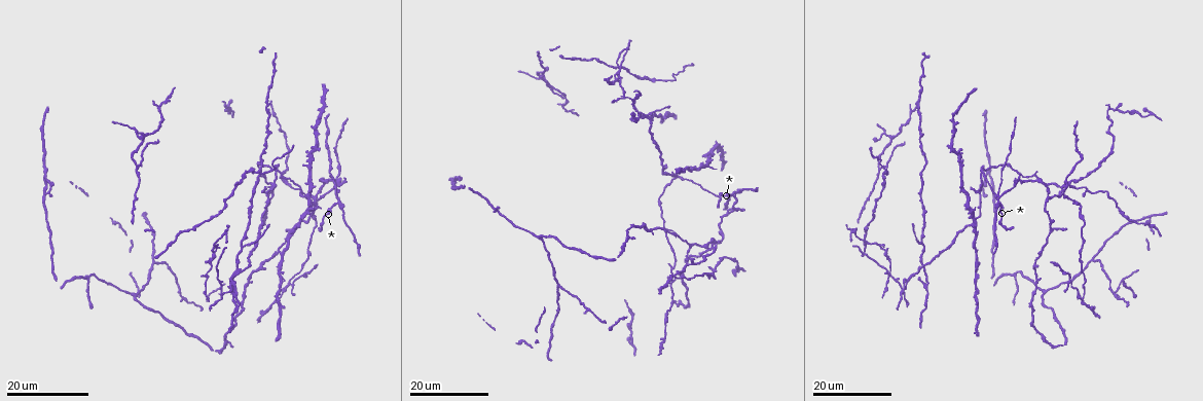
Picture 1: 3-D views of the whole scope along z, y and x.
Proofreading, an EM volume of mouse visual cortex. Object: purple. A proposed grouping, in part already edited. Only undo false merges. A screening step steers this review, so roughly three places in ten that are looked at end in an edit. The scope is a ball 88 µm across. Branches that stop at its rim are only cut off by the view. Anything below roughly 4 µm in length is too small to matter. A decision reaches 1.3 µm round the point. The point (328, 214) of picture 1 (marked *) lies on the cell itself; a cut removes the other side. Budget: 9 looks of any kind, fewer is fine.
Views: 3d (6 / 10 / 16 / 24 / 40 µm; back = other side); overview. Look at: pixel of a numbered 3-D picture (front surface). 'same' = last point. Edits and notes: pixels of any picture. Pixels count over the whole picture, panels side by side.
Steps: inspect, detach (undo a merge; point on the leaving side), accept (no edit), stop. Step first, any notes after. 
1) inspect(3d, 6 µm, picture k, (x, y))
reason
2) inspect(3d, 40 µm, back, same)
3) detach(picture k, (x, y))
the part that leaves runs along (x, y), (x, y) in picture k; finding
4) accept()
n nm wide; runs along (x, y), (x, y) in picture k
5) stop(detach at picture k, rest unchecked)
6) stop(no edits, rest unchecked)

inspect(3d, 24 µm, picture 1, (735, 209))
looks like a crossing

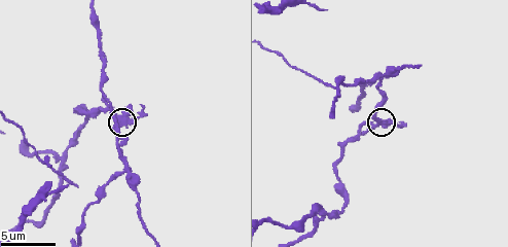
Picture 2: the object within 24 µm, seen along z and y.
inspect(3d, 6 µm, picture 2, (378, 126))

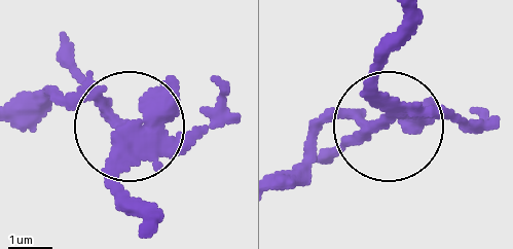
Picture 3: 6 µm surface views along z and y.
inspect(3d, 6 µm, back, picture 3, (380, 123))

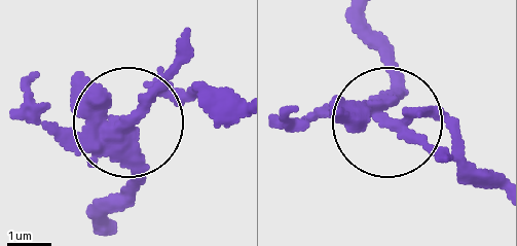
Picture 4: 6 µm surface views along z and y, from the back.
accept()
runs along (102, 226), (136, 164), (132, 131), (17, 119) in picture 4; continuous, no second cell

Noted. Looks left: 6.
inspect(3d, 16 µm, picture 1, (877, 167))
three arms meet

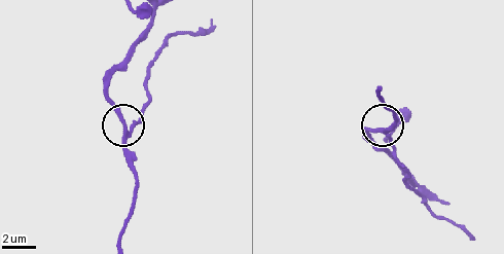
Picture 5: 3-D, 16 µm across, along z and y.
inspect(3d, 10 µm, picture 5, (125, 131))
zoom in

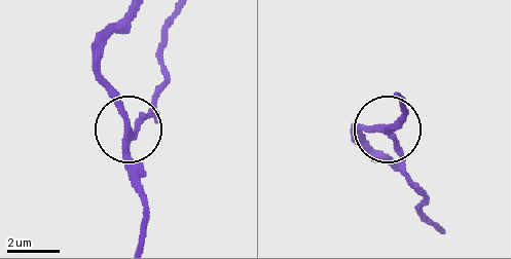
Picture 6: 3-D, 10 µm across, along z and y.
detach(picture 6, (139, 122))
the part that leaves runs along (128, 152), (154, 101), (170, 22) in picture 6; a second cell is stuck on

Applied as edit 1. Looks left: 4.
inspect(overview)

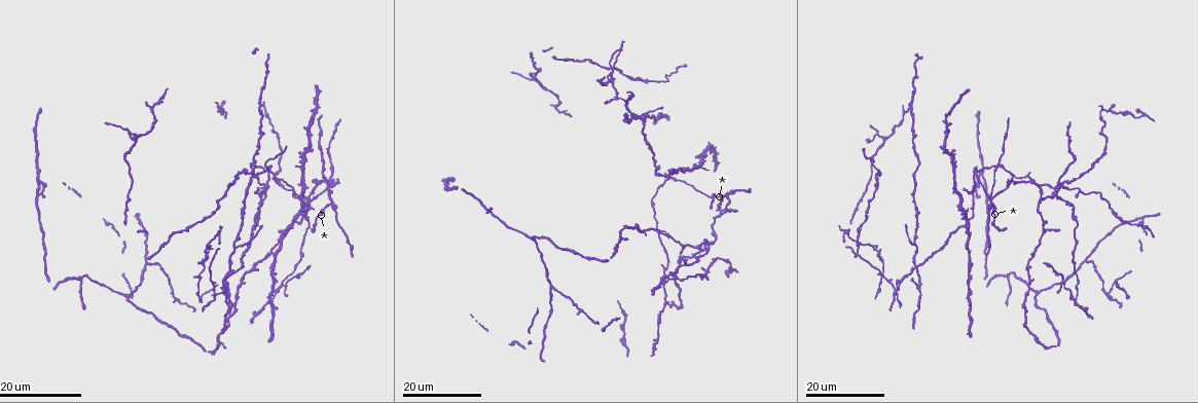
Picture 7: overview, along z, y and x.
inspect(3d, 16 µm, picture 7, (883, 136))
three-way junction

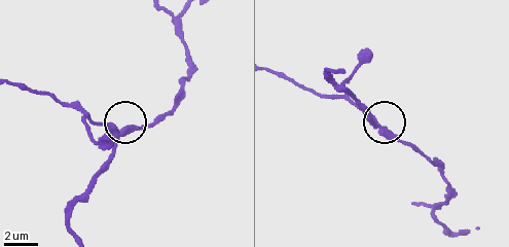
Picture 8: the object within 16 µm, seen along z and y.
inspect(3d, 10 µm, picture 8, (379, 127))

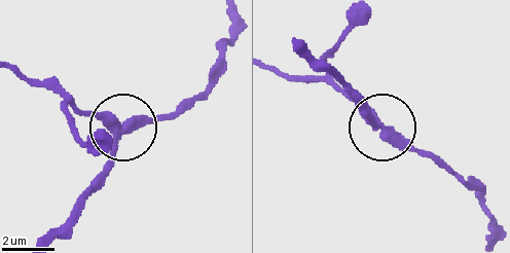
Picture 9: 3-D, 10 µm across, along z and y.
accept()
3 arms; continuous, no second cell

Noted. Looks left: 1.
inspect(3d, 10 µm, picture 2, (126, 168))
a fork

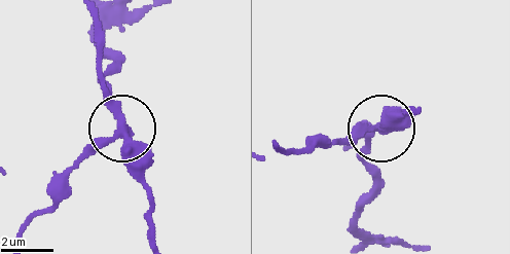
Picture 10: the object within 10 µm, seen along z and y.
accept()
continuous, no second cell

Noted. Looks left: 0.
stop(detach at picture 6, rest unchecked)

